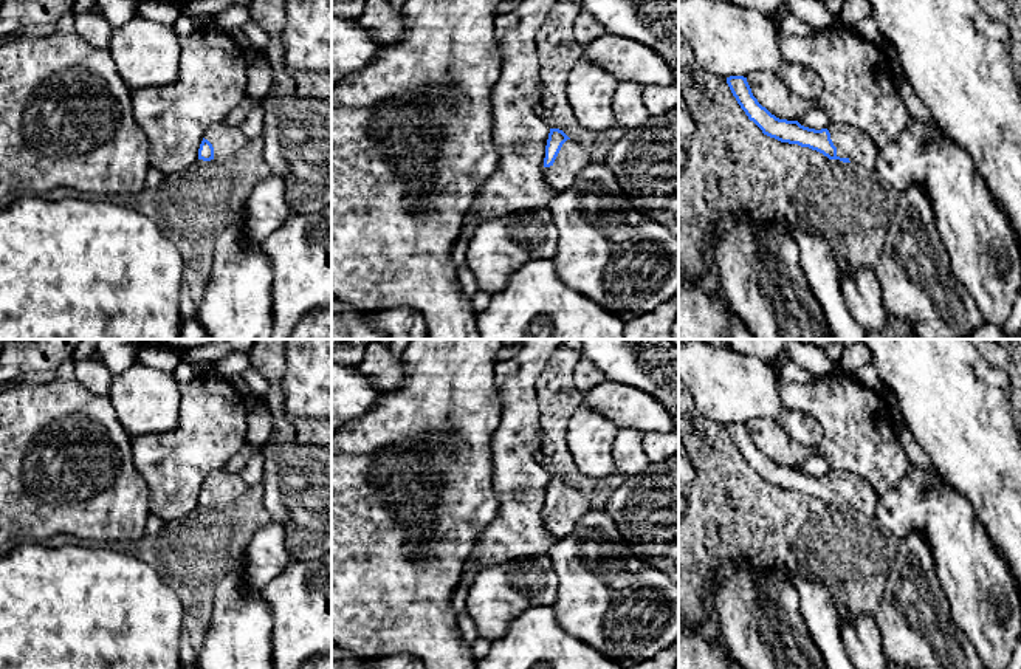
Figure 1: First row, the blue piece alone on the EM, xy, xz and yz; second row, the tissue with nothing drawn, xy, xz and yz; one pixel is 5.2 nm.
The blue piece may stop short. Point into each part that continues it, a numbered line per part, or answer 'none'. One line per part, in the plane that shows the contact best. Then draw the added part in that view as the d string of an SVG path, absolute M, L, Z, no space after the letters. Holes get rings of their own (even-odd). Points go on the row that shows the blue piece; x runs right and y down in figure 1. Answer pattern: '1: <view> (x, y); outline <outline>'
1: yz (849, 143); outline M829 124L827 130L837 147L837 156L847 158L851 163L875 173L878 149L865 133L849 125L838 124Z

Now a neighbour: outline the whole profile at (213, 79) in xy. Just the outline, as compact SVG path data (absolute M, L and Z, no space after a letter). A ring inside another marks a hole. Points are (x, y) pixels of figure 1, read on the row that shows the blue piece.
M214 23L180 37L180 73L169 85L132 90L136 124L149 141L149 163L166 175L198 160L205 132L246 98L246 60Z

